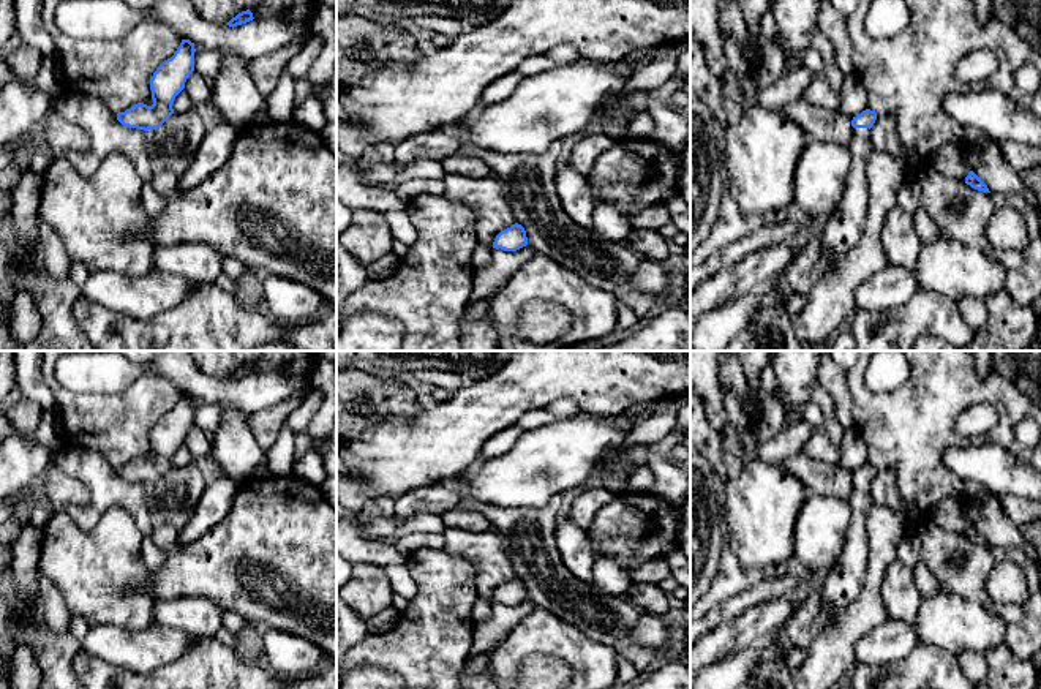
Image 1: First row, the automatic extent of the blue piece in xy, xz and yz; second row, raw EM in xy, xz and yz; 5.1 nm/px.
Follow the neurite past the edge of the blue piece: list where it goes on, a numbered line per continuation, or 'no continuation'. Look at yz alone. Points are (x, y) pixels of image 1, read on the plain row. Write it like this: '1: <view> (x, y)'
1: yz (842, 583)

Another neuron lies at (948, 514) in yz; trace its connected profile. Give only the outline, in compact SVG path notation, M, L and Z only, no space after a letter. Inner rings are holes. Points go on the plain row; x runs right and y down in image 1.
M956 498L941 501L932 512L930 517L948 533L962 534L971 525L962 512L962 506Z

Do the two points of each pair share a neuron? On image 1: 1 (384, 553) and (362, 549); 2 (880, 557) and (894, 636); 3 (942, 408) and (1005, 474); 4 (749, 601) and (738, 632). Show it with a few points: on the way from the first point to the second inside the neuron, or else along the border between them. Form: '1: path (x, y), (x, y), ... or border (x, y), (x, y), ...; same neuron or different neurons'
1: path (379, 552), (367, 549); same neuron
2: border (890, 618), (877, 624), (860, 640); different neurons
3: border (950, 446), (943, 462), (961, 479), (970, 479); different neurons
4: border (781, 596), (763, 599), (713, 628); different neurons

